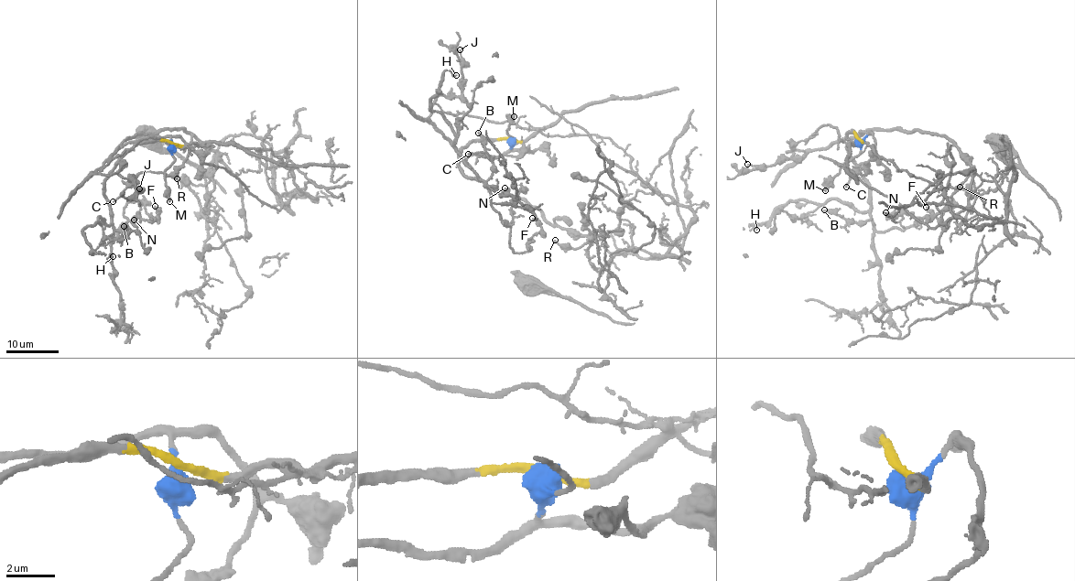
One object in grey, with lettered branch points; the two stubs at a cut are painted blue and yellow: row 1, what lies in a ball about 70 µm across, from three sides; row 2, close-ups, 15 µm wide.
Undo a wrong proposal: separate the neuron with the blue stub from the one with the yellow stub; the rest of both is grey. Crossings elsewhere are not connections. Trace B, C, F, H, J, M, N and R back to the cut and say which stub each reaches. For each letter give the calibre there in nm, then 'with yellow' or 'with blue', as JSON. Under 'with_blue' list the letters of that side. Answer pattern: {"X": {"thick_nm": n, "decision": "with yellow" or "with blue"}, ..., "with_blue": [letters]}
{"B": {"thick_nm": 240, "decision": "with yellow"}, "C": {"thick_nm": 130, "decision": "with blue"}, "F": {"thick_nm": 240, "decision": "with yellow"}, "H": {"thick_nm": 130, "decision": "with yellow"}, "J": {"thick_nm": 150, "decision": "with blue"}, "M": {"thick_nm": 380, "decision": "with blue"}, "N": {"thick_nm": 480, "decision": "with yellow"}, "R": {"thick_nm": 170, "decision": "with blue"}, "with_blue": ["C", "J", "M", "R"]}

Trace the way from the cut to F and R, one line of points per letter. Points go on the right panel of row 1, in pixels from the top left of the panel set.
F: (856, 138), (849, 130), (848, 149), (868, 189), (874, 229), (904, 230), (956, 203), (939, 221), (926, 207)
R: (856, 138), (870, 134), (860, 131), (871, 129), (942, 134), (971, 167), (975, 192), (972, 197), (960, 187)

